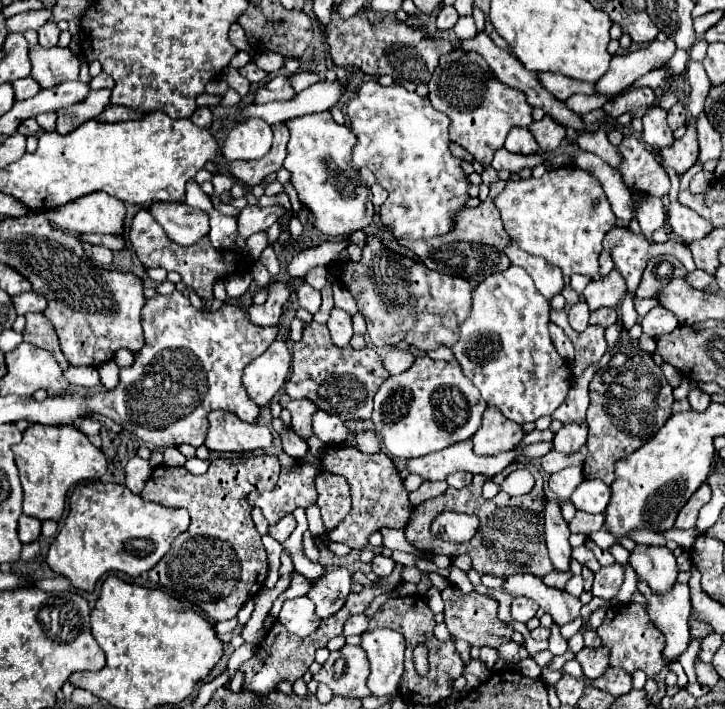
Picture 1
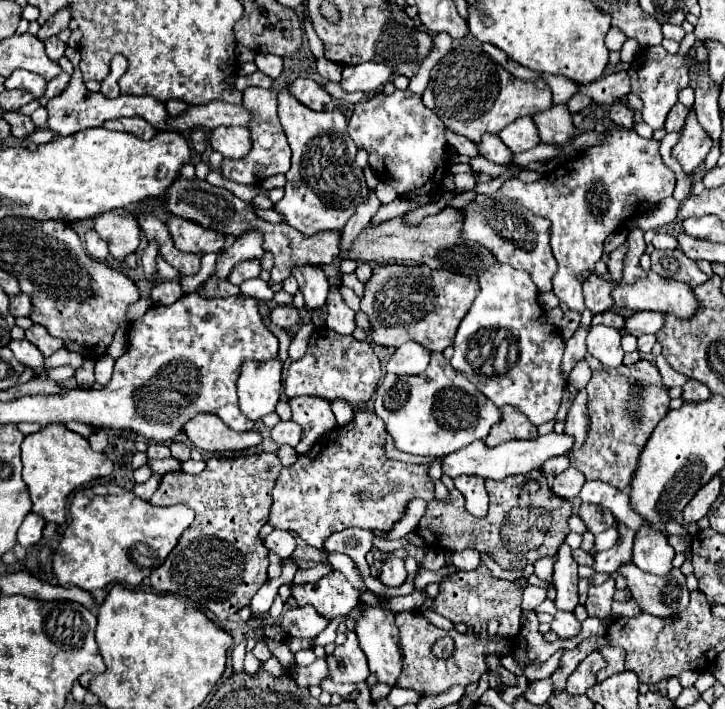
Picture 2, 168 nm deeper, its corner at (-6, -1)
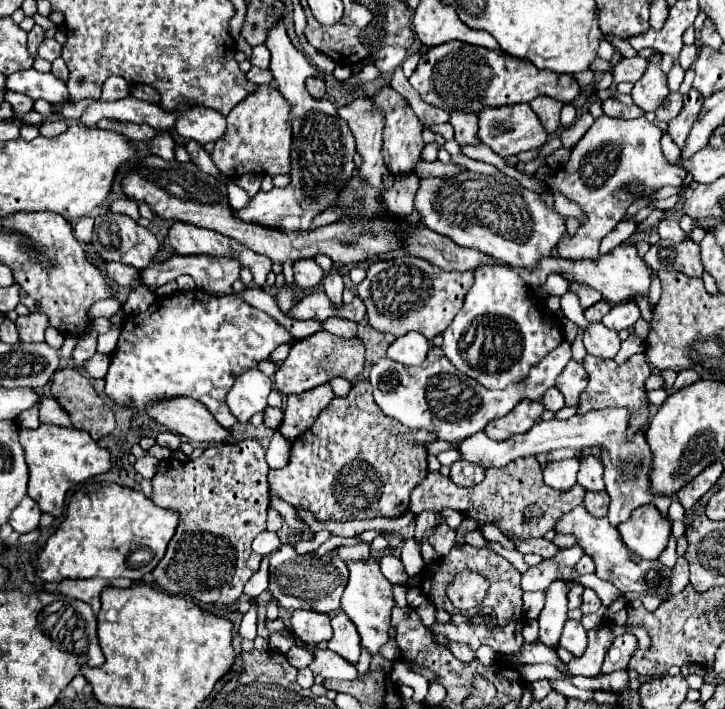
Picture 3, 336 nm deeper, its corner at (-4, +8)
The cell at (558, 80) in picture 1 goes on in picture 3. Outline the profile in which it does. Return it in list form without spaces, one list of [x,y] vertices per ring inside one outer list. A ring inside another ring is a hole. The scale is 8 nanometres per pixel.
[[[634,56],[634,58],[622,58],[614,68],[612,68],[612,78],[614,84],[620,82],[636,82],[642,78],[646,70],[646,58]]]

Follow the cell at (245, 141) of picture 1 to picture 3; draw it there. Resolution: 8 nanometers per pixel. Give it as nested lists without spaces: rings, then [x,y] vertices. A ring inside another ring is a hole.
[[[196,106],[190,114],[182,114],[182,118],[178,118],[178,126],[174,130],[200,144],[218,142],[218,138],[226,136],[226,116],[212,108]]]

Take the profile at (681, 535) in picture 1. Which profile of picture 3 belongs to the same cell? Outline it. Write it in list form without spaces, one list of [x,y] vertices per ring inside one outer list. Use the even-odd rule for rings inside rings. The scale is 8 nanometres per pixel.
[[[584,458],[580,462],[580,472],[578,472],[578,484],[584,486],[586,490],[592,492],[600,492],[606,488],[604,484],[604,476],[602,476],[604,468],[602,462],[598,458]]]

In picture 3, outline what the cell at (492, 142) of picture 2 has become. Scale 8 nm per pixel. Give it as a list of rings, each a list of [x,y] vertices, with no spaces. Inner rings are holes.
[[[450,114],[450,124],[454,126],[454,136],[460,146],[478,146],[482,144],[478,138],[478,116],[476,114]]]

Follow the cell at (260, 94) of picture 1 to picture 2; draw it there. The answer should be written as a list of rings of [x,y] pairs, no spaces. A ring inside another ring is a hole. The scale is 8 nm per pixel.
[[[310,77],[288,83],[288,89],[300,103],[304,103],[306,107],[310,107],[314,111],[334,111],[336,109],[332,103],[332,97],[326,93],[326,89]]]

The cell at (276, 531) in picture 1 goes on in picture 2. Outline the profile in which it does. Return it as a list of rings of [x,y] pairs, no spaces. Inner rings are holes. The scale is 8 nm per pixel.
[[[274,529],[262,543],[264,543],[264,547],[266,547],[268,551],[280,555],[282,559],[290,557],[292,551],[296,549],[296,541],[294,541],[292,533],[288,533],[288,531],[280,531],[280,529]]]

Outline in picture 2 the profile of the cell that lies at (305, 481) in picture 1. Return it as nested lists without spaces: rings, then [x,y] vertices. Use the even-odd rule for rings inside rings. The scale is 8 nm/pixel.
[[[356,409],[354,413],[354,419],[348,423],[348,425],[338,425],[334,427],[332,431],[324,433],[306,453],[298,455],[298,461],[292,465],[292,467],[284,467],[276,479],[276,485],[274,485],[274,503],[272,503],[272,509],[270,509],[270,519],[268,523],[276,529],[286,529],[286,531],[292,531],[292,533],[298,533],[308,545],[316,547],[316,549],[322,549],[324,541],[332,535],[332,533],[340,532],[342,529],[348,529],[348,527],[362,527],[362,529],[392,529],[392,525],[396,521],[402,519],[404,511],[406,511],[406,505],[414,499],[414,497],[420,497],[424,501],[432,501],[434,499],[434,483],[432,479],[428,477],[428,465],[410,465],[410,463],[402,463],[402,461],[394,461],[394,459],[388,459],[386,457],[386,451],[384,451],[384,445],[386,445],[386,427],[382,423],[382,419],[378,415],[374,415],[374,411],[362,411],[362,409]]]

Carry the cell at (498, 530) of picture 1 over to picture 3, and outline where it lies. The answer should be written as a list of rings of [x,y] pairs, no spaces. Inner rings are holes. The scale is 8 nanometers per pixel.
[[[520,458],[518,462],[510,462],[504,468],[488,468],[486,478],[472,488],[460,488],[450,478],[444,478],[440,472],[428,474],[426,480],[412,490],[410,498],[410,510],[414,514],[420,514],[424,510],[442,512],[446,508],[452,508],[460,512],[466,518],[472,518],[480,524],[480,528],[494,524],[504,534],[512,534],[516,538],[544,538],[546,532],[550,532],[558,520],[582,504],[586,490],[582,486],[572,486],[570,490],[554,490],[544,484],[542,480],[542,468],[536,458]]]

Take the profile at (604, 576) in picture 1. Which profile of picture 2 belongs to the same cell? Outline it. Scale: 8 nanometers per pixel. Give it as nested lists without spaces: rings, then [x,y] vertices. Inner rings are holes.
[[[608,579],[602,585],[590,585],[588,589],[588,599],[584,603],[586,611],[590,617],[604,619],[610,615],[610,605],[612,605],[612,595],[614,595],[614,579]]]

